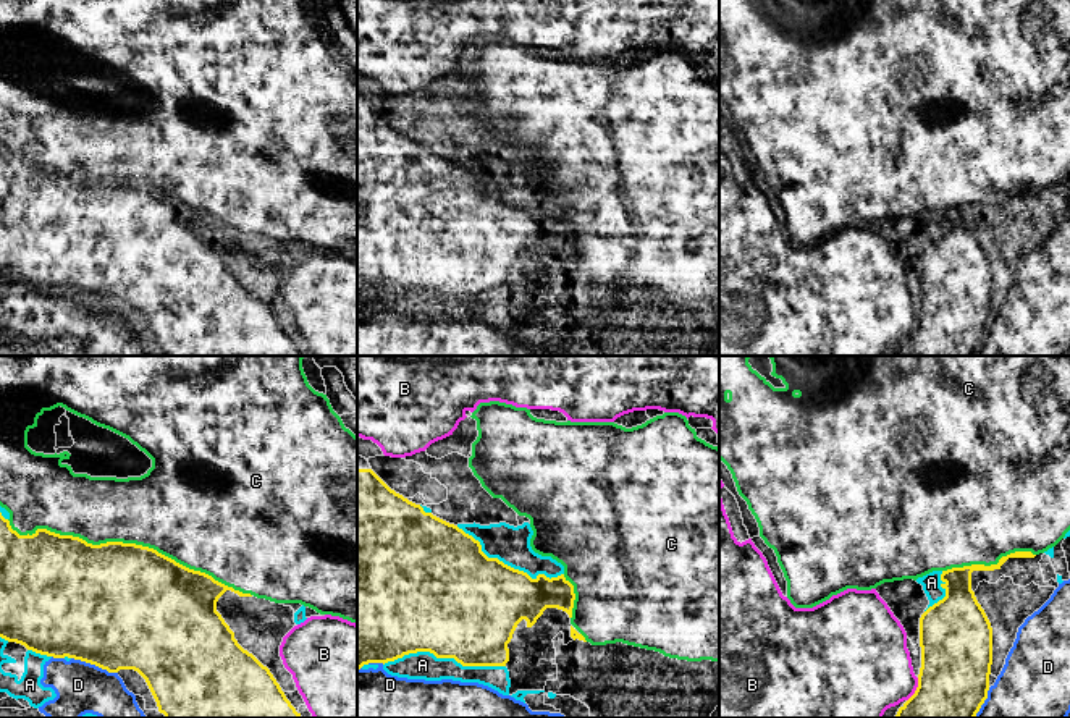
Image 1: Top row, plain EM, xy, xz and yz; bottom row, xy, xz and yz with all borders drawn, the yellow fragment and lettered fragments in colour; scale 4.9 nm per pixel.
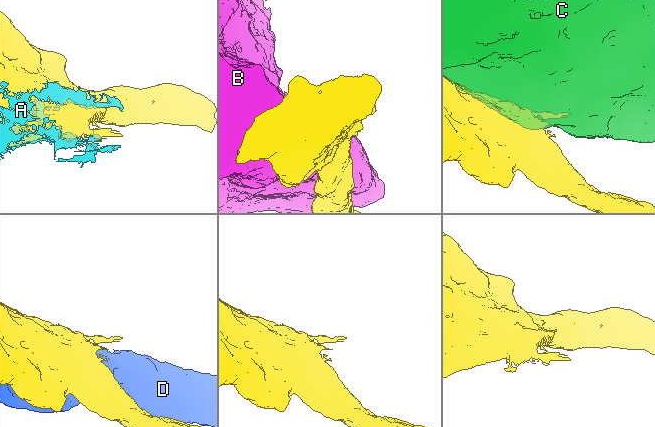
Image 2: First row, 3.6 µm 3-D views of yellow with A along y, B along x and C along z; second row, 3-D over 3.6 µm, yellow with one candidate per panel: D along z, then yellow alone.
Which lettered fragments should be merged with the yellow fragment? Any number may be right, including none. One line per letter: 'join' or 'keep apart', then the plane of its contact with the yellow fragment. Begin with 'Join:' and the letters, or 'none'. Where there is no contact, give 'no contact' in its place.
Join: none
A: keep apart | xz
B: keep apart | yz
C: keep apart | xy
D: keep apart | xy

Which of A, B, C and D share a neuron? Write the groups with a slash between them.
A D / B / C

